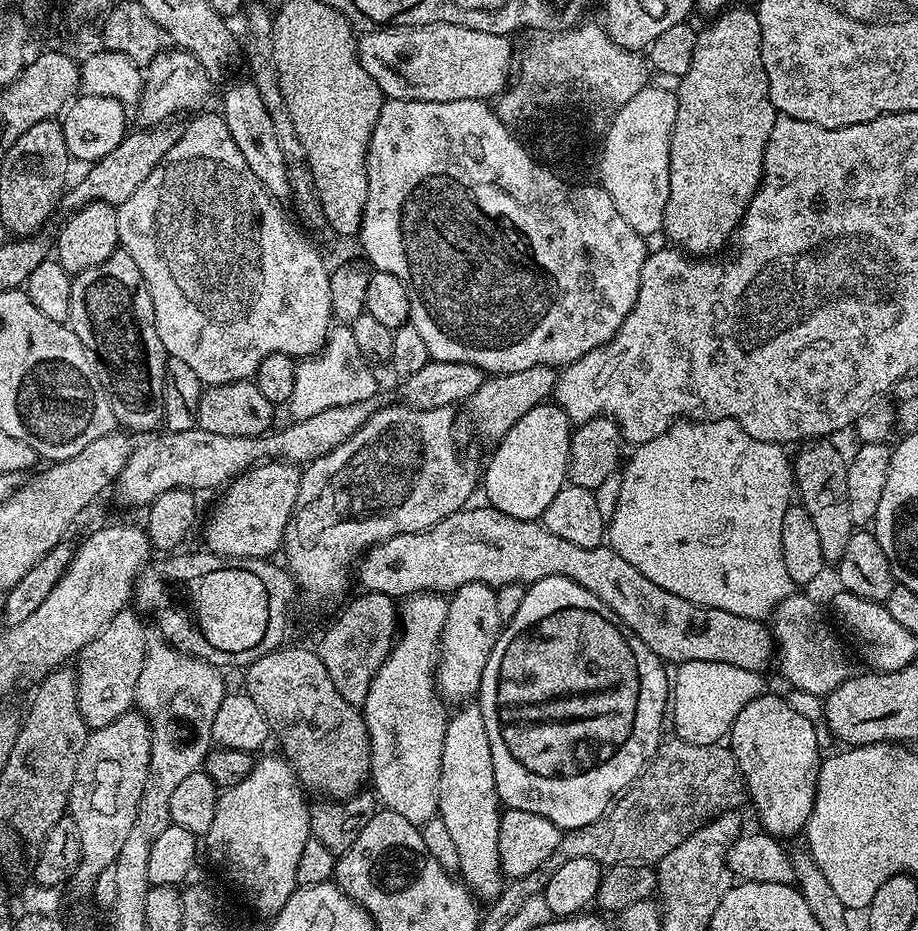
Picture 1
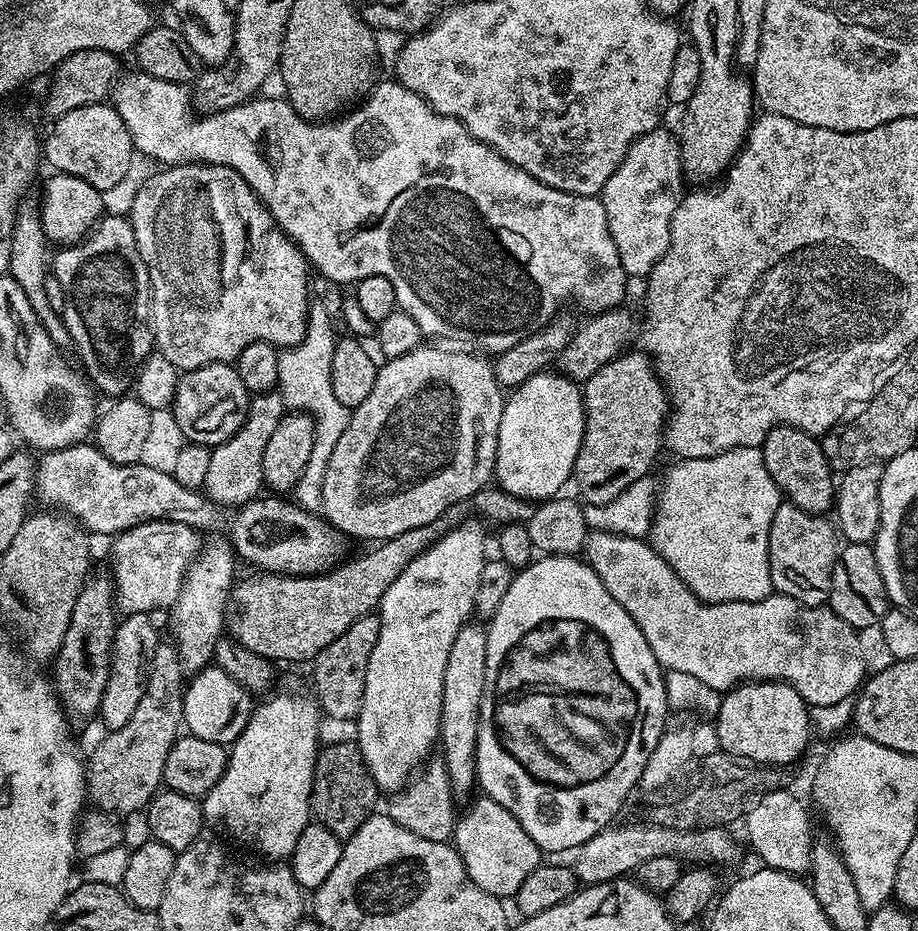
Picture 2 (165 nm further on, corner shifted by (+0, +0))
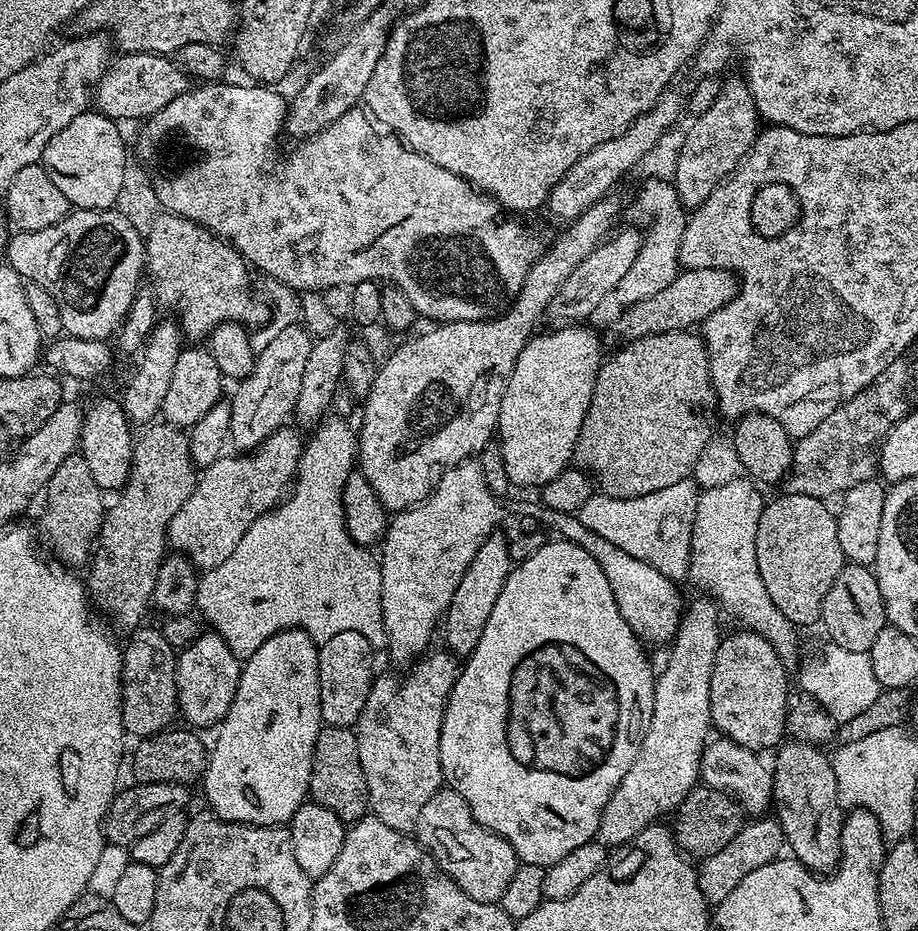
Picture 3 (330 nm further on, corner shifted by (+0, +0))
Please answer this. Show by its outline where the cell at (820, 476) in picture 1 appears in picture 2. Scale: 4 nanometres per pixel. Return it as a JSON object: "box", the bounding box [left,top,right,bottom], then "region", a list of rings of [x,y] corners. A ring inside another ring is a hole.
{"box":[760,424,838,514],"region":[[[780,424],[766,434],[760,453],[787,503],[817,514],[827,513],[827,508],[829,511],[833,507],[838,487],[834,469],[828,464],[823,443],[813,433]]]}

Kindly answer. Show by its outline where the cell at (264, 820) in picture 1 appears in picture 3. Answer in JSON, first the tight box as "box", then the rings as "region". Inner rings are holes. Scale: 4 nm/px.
{"box":[202,628,322,828],"region":[[[288,628],[266,638],[266,642],[243,661],[234,702],[230,702],[226,718],[218,725],[220,733],[216,736],[216,745],[211,745],[202,777],[207,807],[224,820],[271,828],[284,826],[309,799],[314,746],[322,727],[317,651],[318,645],[303,628]]]}

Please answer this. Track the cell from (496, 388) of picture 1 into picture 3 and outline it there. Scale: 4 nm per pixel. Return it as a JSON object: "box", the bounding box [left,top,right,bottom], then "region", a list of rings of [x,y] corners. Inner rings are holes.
{"box":[616,268,738,341],"region":[[[684,268],[666,286],[666,290],[658,290],[658,294],[650,294],[650,298],[642,298],[642,302],[634,302],[623,309],[624,313],[616,320],[616,328],[624,335],[625,341],[646,338],[650,334],[666,334],[695,329],[708,318],[714,310],[720,310],[736,296],[738,277],[727,268]]]}

